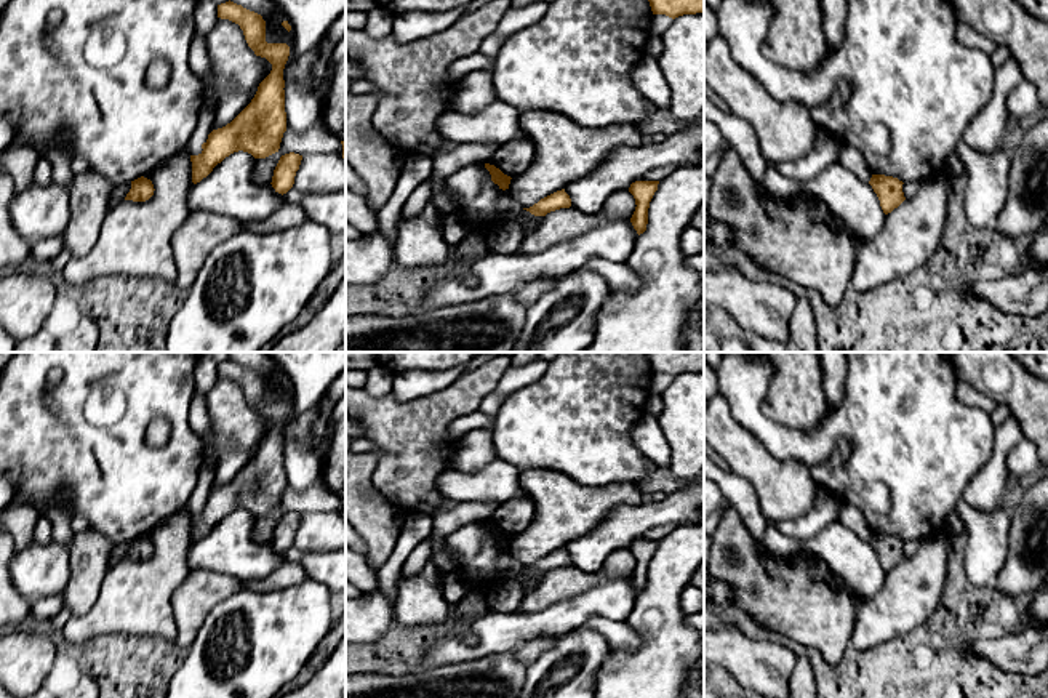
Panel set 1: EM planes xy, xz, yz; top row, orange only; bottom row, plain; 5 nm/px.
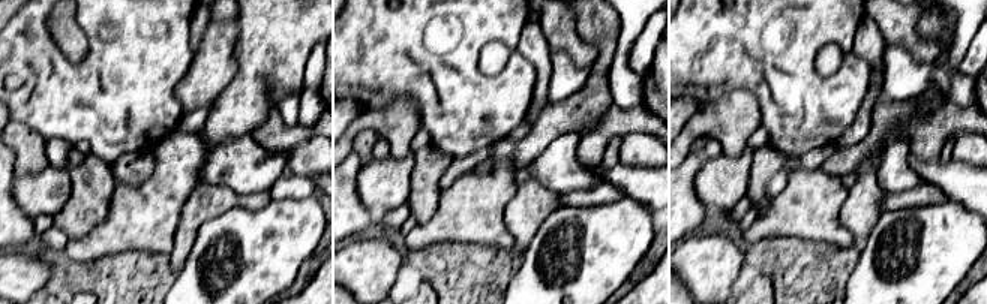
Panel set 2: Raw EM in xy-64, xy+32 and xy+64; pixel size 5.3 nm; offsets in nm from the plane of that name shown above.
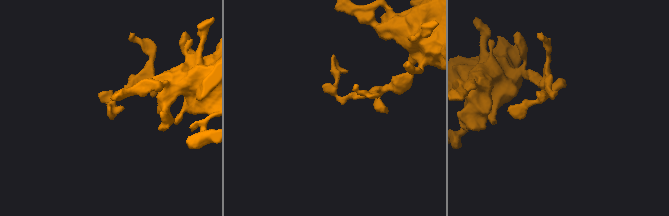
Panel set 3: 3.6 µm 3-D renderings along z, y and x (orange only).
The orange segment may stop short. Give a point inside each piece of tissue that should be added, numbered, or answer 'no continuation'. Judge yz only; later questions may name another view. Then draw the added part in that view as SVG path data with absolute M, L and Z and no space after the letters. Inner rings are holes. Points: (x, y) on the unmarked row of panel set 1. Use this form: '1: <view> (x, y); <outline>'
no continuation

